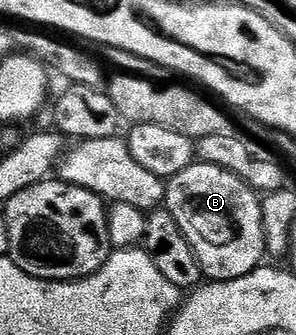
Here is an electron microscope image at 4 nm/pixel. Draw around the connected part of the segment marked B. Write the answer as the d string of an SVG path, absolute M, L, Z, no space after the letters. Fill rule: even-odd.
M201 161L193 162L190 167L167 178L165 182L165 208L178 223L183 237L194 253L203 278L208 281L229 281L240 278L261 264L260 256L265 256L266 250L260 202L261 198L232 172Z

